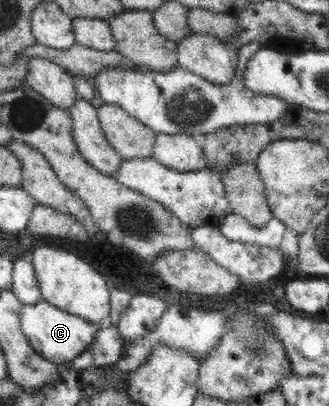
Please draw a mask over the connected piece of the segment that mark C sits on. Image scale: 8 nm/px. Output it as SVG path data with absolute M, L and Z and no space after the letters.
M45 301L22 305L20 321L21 331L31 348L37 351L39 356L53 362L59 368L66 367L79 357L79 354L82 354L98 339L100 330L103 328L103 325L89 323L88 320L55 308Z

